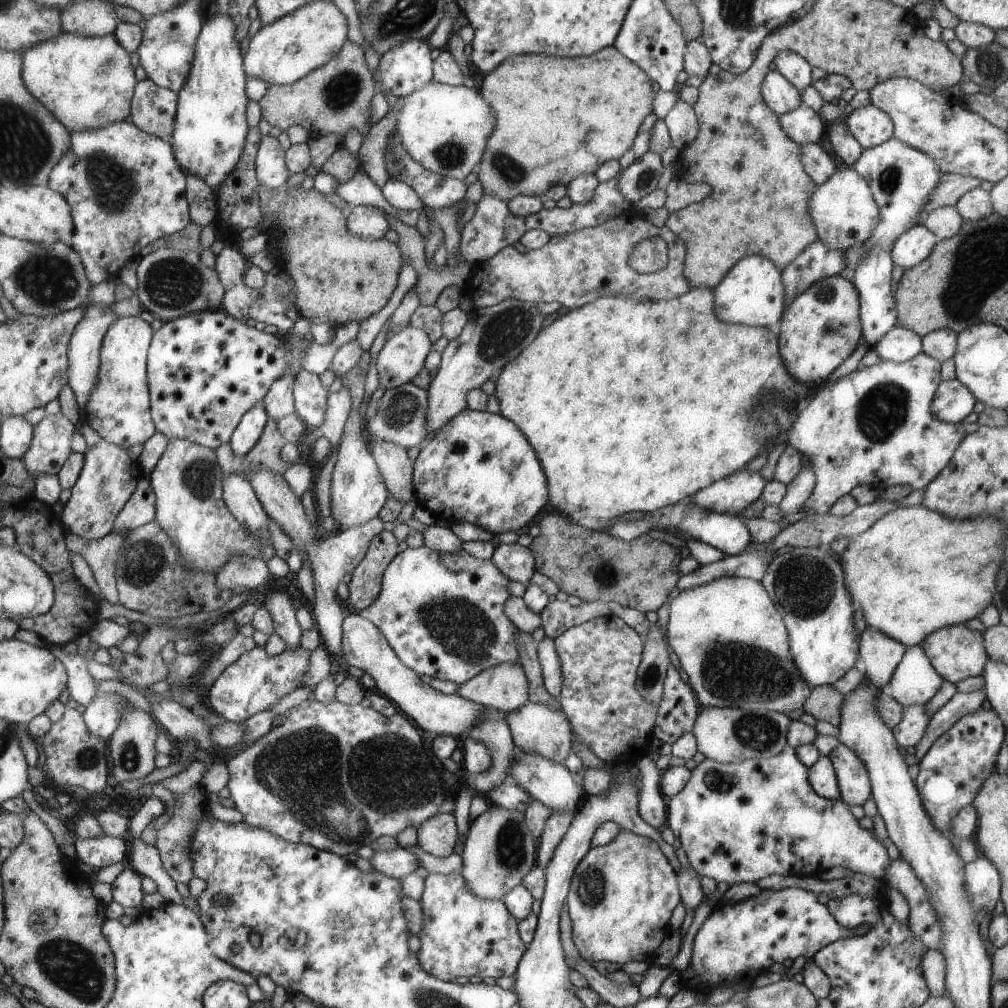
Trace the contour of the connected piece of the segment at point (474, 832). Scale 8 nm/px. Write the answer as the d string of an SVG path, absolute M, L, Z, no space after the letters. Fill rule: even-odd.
M492 804L471 824L459 872L475 895L501 900L506 892L521 885L522 878L534 868L537 846L538 840L527 826L524 813Z

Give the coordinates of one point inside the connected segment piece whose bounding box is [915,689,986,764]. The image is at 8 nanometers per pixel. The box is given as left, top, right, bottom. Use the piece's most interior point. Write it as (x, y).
(962, 703)

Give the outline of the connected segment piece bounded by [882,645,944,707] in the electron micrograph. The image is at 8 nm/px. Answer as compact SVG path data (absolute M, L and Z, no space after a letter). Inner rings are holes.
M919 645L908 648L890 683L882 690L902 707L926 705L943 682Z

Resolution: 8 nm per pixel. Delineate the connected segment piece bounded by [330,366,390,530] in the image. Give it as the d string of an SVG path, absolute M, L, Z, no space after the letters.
M356 366L350 372L344 374L342 384L350 388L352 396L352 412L346 420L344 438L338 448L338 454L334 459L334 468L331 478L331 501L330 508L333 519L338 524L339 529L354 528L364 522L372 520L379 516L386 502L389 501L390 491L386 486L385 477L381 473L381 467L378 466L377 459L373 457L370 450L364 430L362 429L361 416L359 415L359 406L364 395L364 382L366 374L362 374Z

